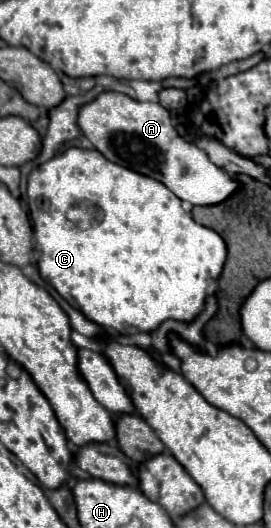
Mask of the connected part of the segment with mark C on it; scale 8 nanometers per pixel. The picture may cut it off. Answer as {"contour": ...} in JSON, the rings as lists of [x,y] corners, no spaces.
{"contour":[[[68,148],[36,168],[28,182],[28,198],[42,278],[90,322],[118,334],[154,332],[170,318],[192,322],[204,308],[208,284],[224,268],[224,240],[214,230],[194,222],[172,190],[162,182],[106,160],[98,150]]]}

